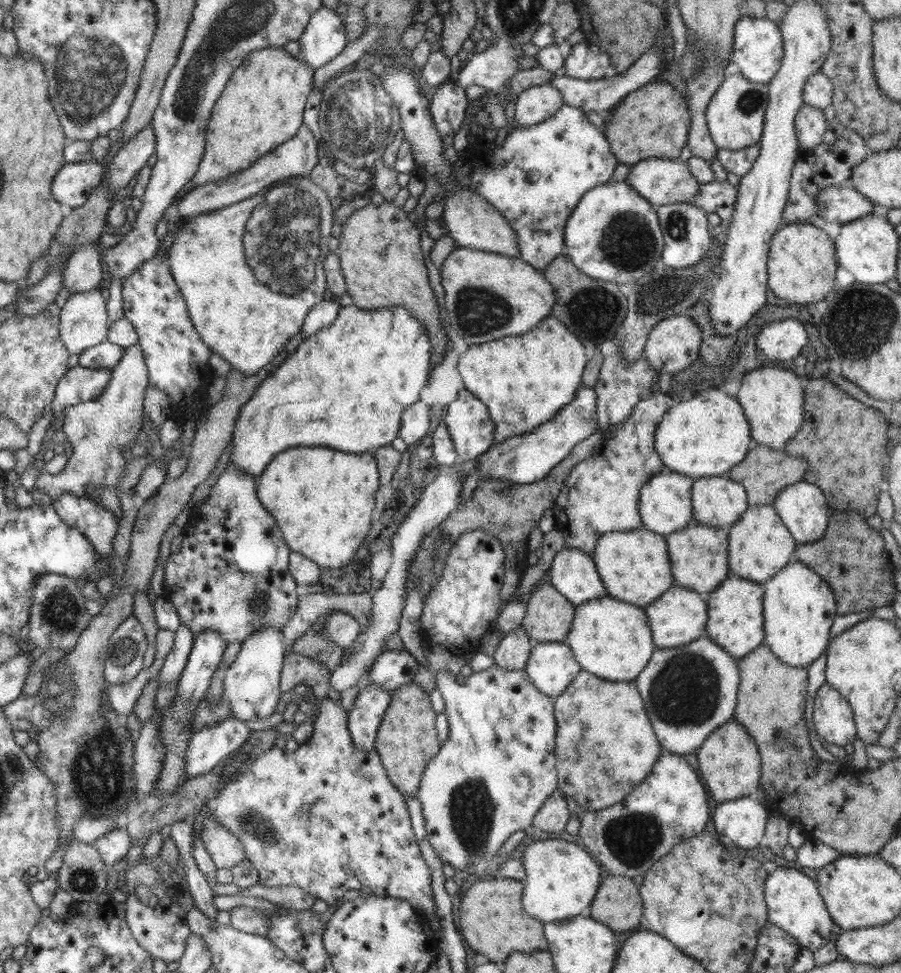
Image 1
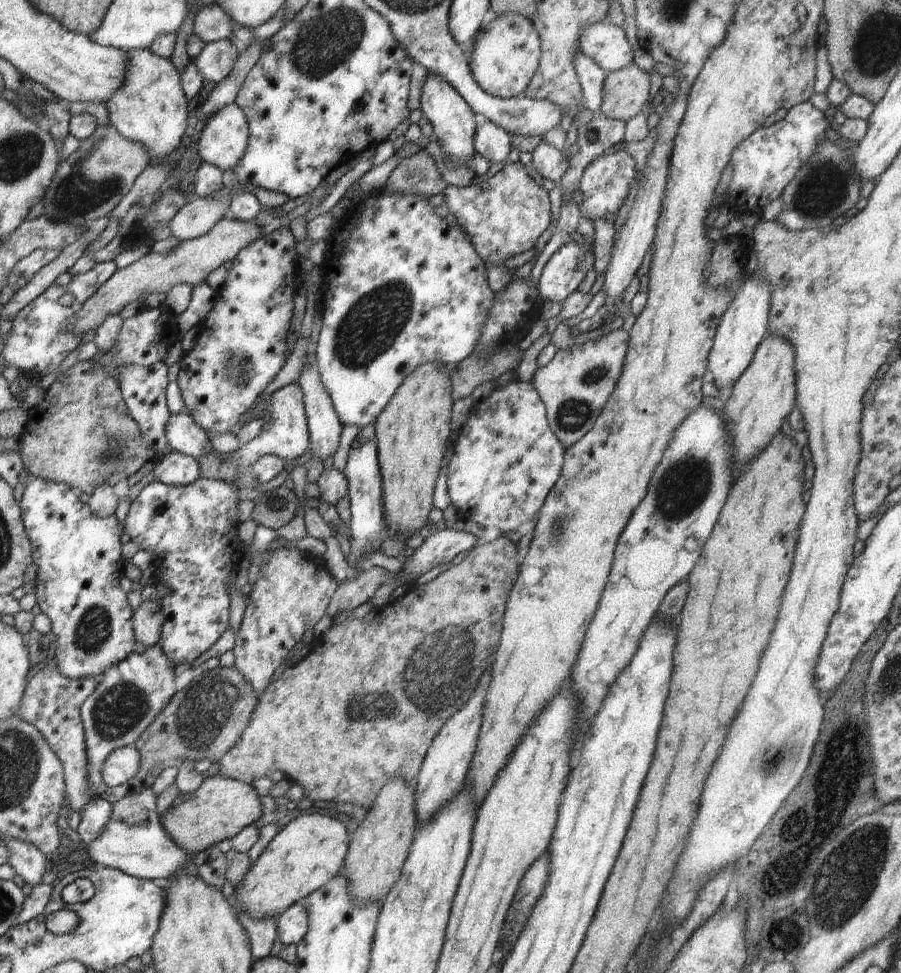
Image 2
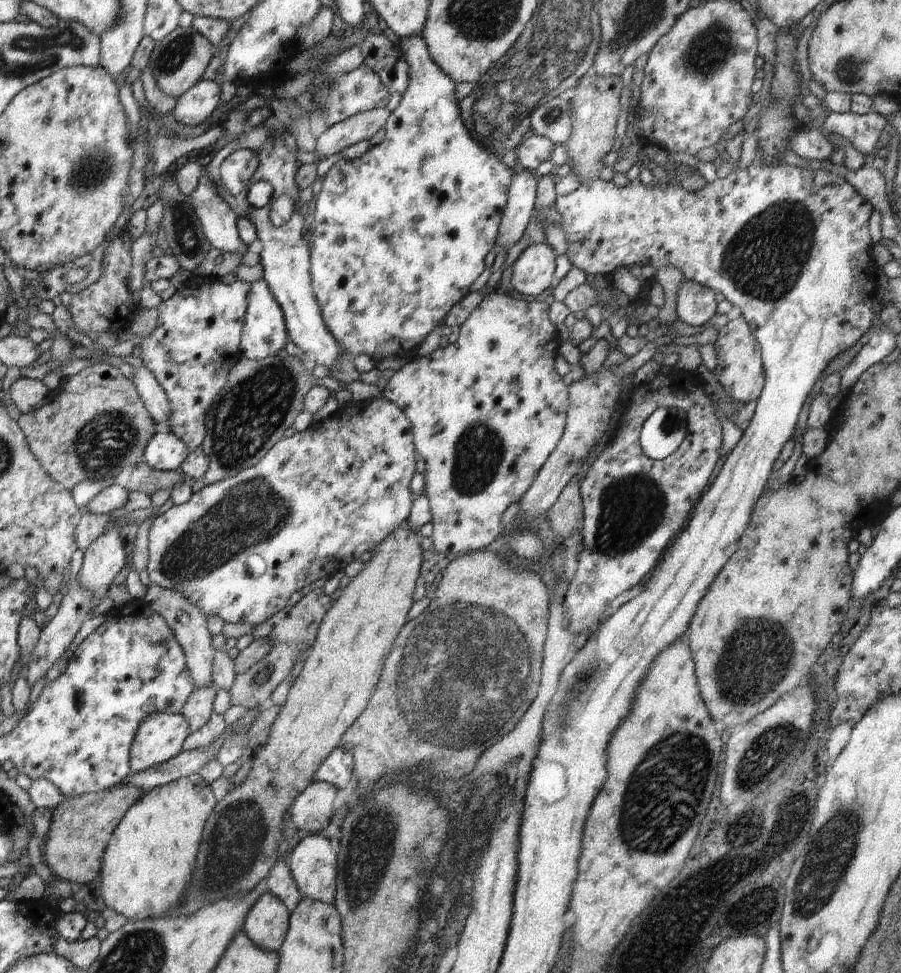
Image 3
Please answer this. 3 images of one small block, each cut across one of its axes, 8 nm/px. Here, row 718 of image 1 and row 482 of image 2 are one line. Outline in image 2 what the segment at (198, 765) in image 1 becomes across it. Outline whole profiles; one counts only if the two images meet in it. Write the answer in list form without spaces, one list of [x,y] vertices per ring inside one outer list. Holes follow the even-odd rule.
[[[296,382],[280,387],[268,396],[266,409],[260,418],[263,420],[262,430],[250,442],[241,444],[234,452],[227,454],[221,462],[216,479],[226,481],[234,488],[237,486],[239,471],[251,467],[255,462],[266,455],[278,455],[284,462],[290,458],[298,458],[308,450],[310,444],[307,416],[305,415],[305,400],[302,398],[301,386]]]

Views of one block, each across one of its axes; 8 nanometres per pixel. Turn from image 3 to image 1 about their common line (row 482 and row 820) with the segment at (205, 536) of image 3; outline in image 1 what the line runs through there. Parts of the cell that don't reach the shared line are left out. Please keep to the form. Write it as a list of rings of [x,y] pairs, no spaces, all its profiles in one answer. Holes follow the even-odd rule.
[[[322,696],[317,704],[318,715],[313,721],[313,733],[297,750],[280,749],[274,746],[258,757],[254,757],[255,761],[246,772],[240,773],[238,777],[226,782],[226,788],[220,790],[220,796],[212,800],[211,808],[216,821],[228,832],[234,833],[234,836],[238,837],[240,843],[244,845],[247,860],[257,870],[259,876],[257,883],[262,886],[290,886],[290,884],[300,886],[306,893],[312,894],[315,900],[324,900],[330,906],[340,903],[348,890],[360,891],[362,888],[371,888],[374,895],[407,900],[425,916],[434,932],[442,930],[438,925],[430,867],[422,859],[422,852],[412,830],[405,796],[392,785],[376,751],[363,751],[355,747],[348,730],[347,714],[340,701],[334,702],[330,697]]]

